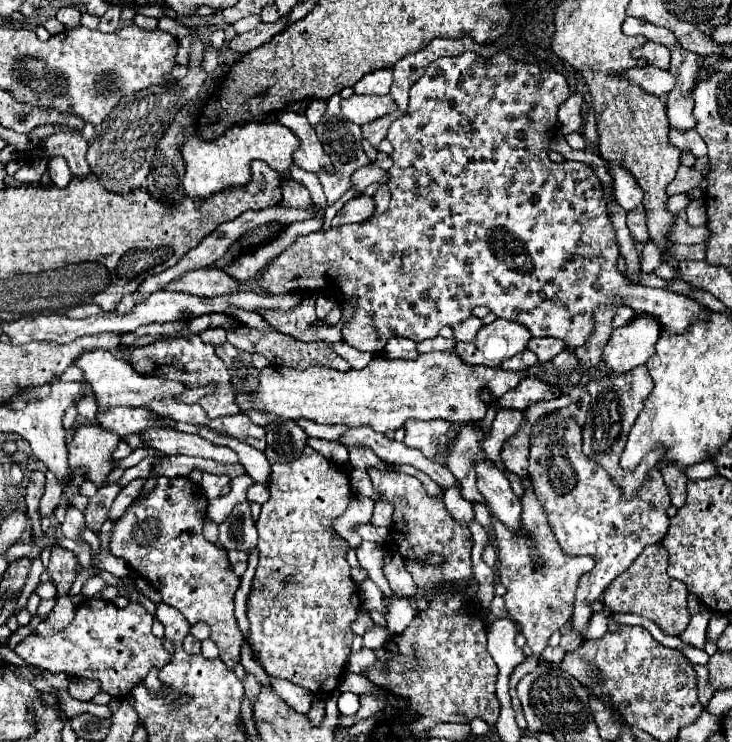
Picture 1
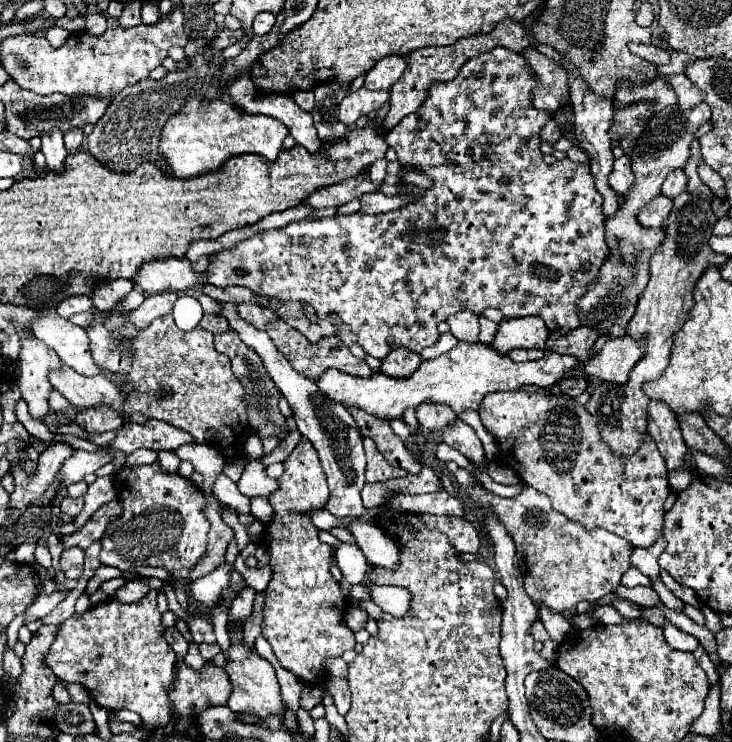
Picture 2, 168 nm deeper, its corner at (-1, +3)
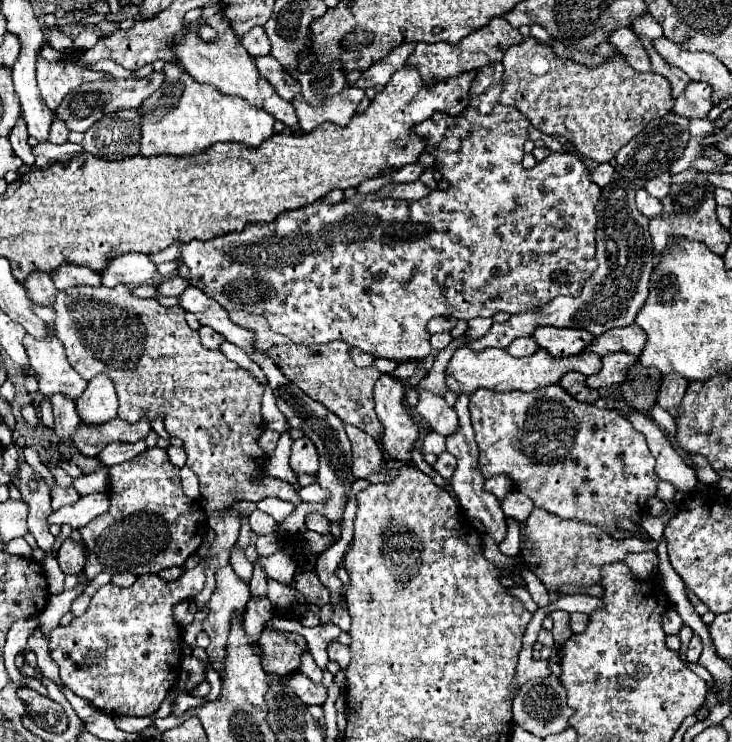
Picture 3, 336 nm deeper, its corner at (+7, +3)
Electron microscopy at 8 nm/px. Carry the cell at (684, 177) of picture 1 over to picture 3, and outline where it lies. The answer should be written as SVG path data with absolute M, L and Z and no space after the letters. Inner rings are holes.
M661 173L661 175L653 177L653 179L645 185L645 189L647 189L653 197L663 199L663 197L667 197L667 193L669 193L669 185L671 185L671 175L669 175L669 173Z

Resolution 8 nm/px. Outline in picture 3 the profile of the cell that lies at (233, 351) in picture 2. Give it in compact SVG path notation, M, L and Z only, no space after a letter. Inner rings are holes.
M201 327L199 335L201 335L201 343L207 349L219 349L221 343L223 343L223 335L219 335L217 331L213 331L211 327Z

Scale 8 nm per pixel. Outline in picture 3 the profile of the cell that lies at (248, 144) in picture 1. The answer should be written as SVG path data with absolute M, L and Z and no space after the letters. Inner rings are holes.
M165 63L165 79L161 87L143 101L141 121L141 155L143 157L193 157L207 151L215 143L243 143L259 147L273 135L275 119L249 105L245 99L227 97L211 85L199 85L189 73L175 63Z

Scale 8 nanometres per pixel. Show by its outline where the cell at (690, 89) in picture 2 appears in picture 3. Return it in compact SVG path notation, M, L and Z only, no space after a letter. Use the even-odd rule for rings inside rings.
M691 81L685 91L675 99L675 107L673 113L681 115L681 117L705 117L709 113L709 109L713 107L711 103L711 85L707 87L707 83L699 83L699 81Z

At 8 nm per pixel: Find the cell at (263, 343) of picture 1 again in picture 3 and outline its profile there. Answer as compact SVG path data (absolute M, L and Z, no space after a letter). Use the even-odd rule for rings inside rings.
M231 311L229 317L243 327L257 331L257 347L267 351L269 357L279 365L289 381L307 391L309 397L321 401L327 409L339 415L345 423L351 423L371 435L375 441L383 437L383 425L373 411L373 385L379 379L379 371L371 367L357 367L349 357L349 345L343 341L331 341L327 345L295 345L285 335L279 335L267 327L263 315L253 315L247 311Z

